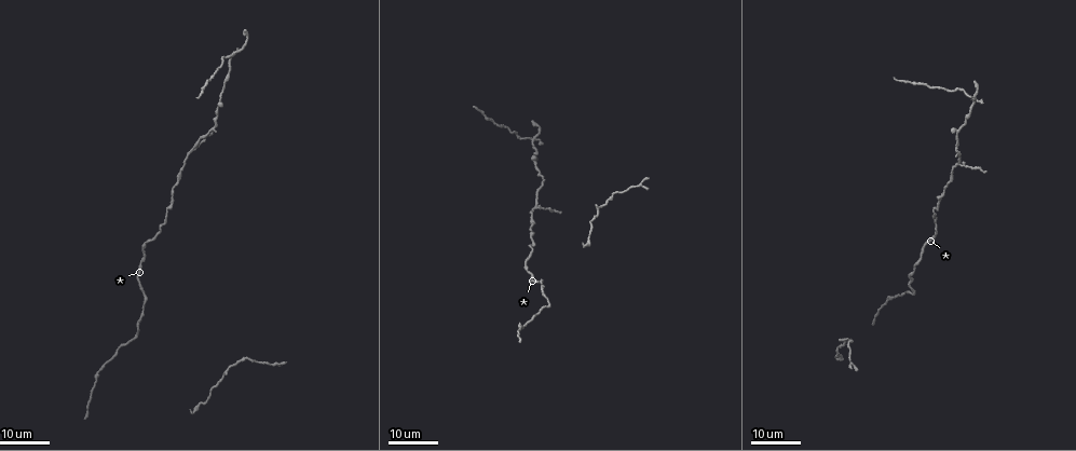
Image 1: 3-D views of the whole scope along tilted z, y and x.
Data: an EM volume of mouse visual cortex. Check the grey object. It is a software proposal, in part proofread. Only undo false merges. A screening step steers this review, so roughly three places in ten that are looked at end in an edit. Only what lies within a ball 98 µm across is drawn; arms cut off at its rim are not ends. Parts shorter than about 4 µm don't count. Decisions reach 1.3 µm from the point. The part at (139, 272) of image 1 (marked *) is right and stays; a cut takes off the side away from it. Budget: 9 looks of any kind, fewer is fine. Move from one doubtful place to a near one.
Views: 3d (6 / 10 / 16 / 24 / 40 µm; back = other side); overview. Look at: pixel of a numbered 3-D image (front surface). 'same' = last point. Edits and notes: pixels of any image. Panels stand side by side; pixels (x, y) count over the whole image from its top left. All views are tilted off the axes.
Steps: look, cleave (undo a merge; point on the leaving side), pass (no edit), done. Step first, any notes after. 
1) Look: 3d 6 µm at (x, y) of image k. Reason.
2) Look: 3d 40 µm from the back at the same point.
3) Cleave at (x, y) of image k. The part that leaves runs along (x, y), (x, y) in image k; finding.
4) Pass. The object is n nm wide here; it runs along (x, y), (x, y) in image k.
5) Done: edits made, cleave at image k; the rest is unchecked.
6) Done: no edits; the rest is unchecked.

Look: 3d 24 µm at (541, 286) of image 1. Narrows sharply.

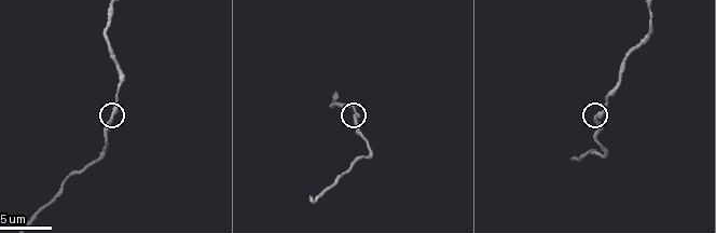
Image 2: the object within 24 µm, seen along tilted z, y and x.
Look: 3d 6 µm at (354, 119) of image 2.

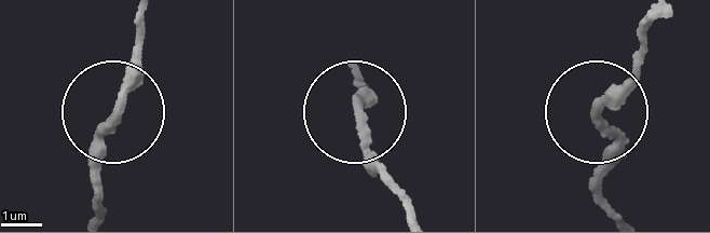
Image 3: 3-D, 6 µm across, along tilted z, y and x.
Look: 3d 6 µm from the back at (119, 113) of image 3.

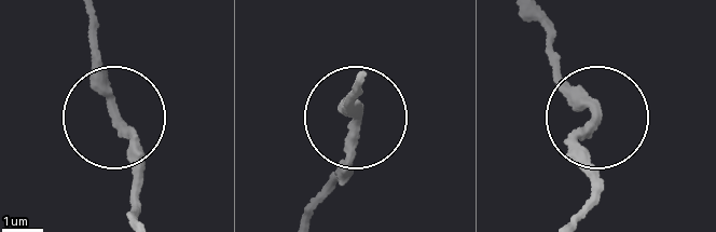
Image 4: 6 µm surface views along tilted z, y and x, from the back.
Pass. The object is 240 nm wide here; it runs along (87, 15), (98, 90), (135, 146), (138, 174) in image 4; continuous, no second cell.

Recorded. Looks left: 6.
Look: 3d 16 µm at (194, 149) of image 1. Three-way junction.

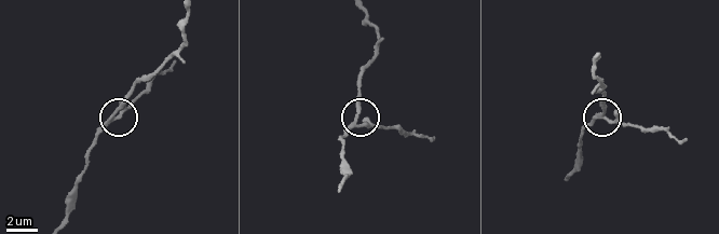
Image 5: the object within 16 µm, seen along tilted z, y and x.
Look: 3d 6 µm at (360, 125) of image 5. Zoom in.

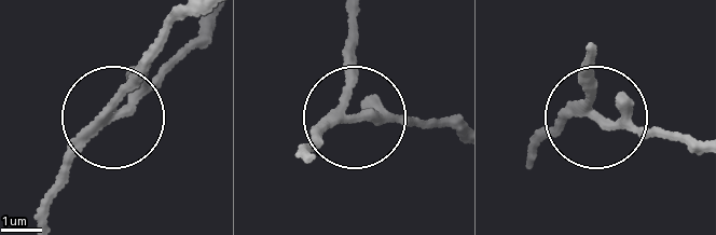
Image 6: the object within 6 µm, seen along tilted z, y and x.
Cleave at (372, 119) of image 6. 3 arms meet here; the part that leaves runs along (334, 119), (451, 123) in image 6; two cells meet here.

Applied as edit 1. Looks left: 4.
Look: overview.

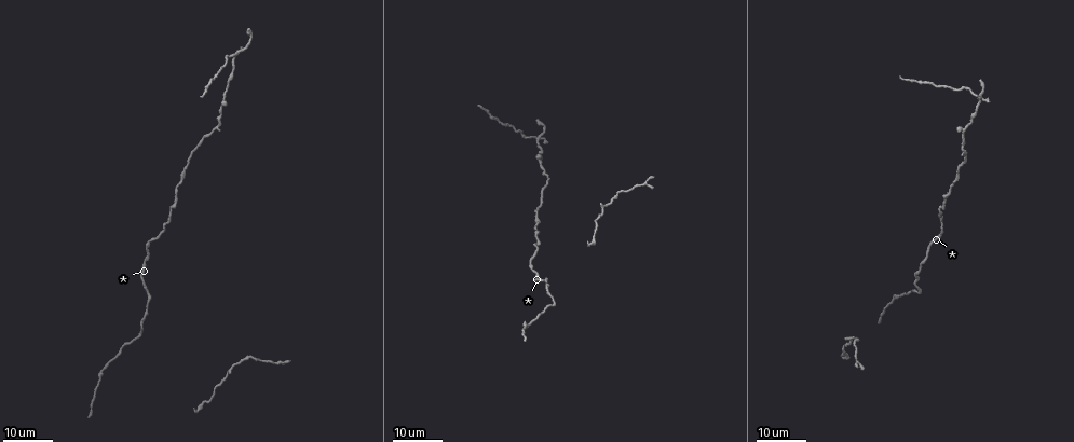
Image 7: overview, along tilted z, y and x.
Look: 3d 24 µm at (161, 234) of image 7. Calibre changes.

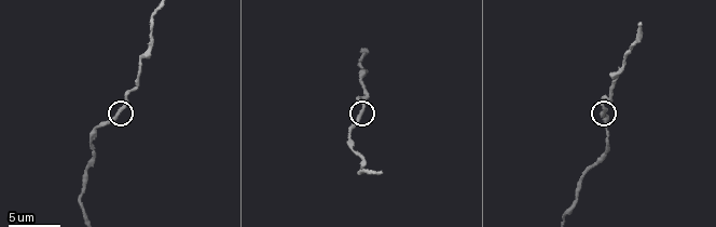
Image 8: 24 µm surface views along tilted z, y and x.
Look: 3d 10 µm at (358, 116) of image 8.

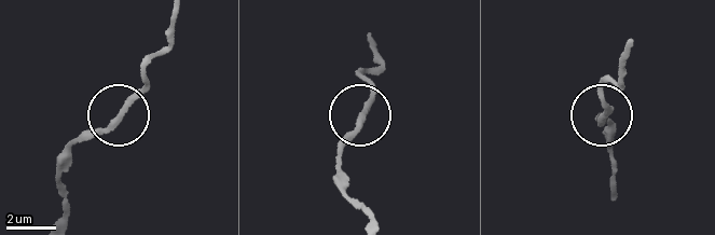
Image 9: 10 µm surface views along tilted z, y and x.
Look: 3d 6 µm at (122, 109) of image 9.

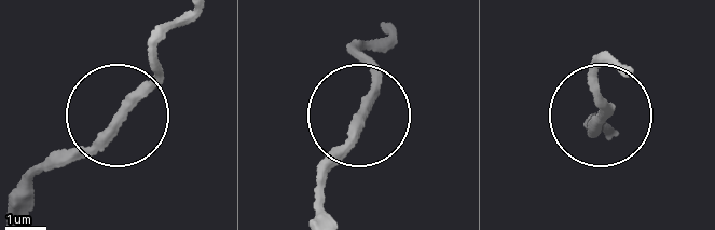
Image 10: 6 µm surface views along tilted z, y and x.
Pass. It runs along (321, 205), (366, 90), (363, 40) in image 10; continuous, no second cell.

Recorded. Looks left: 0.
Done: edits made, cleave at image 6; the rest is unchecked.

